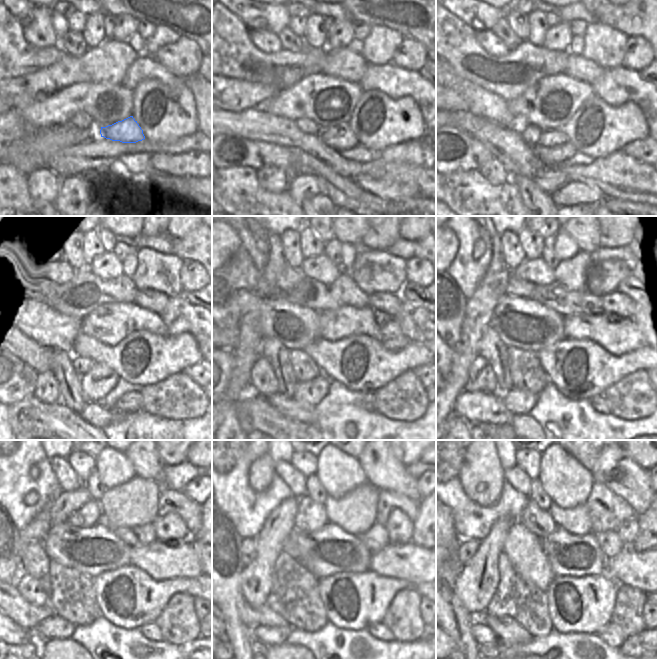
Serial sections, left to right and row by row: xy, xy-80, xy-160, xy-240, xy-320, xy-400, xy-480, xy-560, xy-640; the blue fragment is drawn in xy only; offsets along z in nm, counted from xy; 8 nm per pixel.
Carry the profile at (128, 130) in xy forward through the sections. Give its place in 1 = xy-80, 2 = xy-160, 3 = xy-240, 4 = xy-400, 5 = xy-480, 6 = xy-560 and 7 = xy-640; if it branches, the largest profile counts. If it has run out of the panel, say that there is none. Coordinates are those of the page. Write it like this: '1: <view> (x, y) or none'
1: xy-80 (341, 137)
2: xy-160 (553, 148)
3: xy-240 (100, 379)
4: xy-400 (518, 401)
5: xy-480 (55, 627)
6: xy-560 (270, 636)
7: xy-640 (483, 634)

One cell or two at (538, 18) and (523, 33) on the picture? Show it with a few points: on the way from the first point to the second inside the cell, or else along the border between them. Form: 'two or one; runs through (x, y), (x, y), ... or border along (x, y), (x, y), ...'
two; border along (526, 15), (528, 18), (527, 40)

